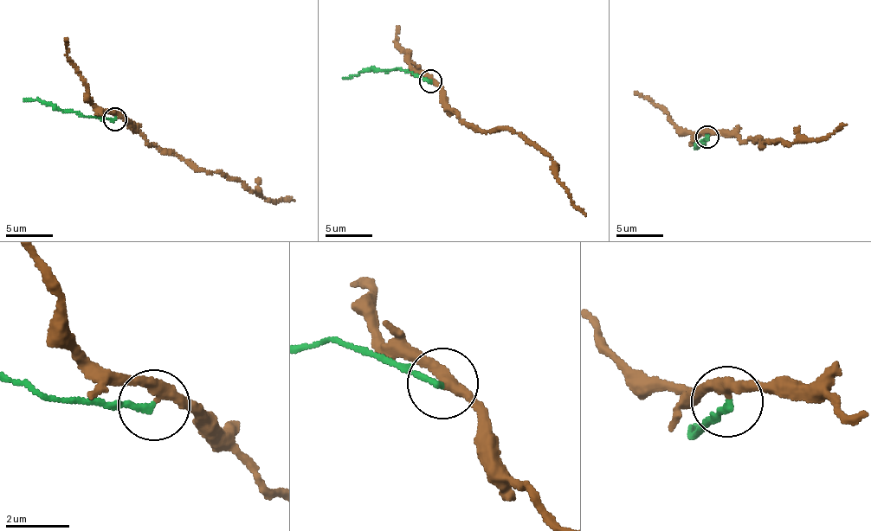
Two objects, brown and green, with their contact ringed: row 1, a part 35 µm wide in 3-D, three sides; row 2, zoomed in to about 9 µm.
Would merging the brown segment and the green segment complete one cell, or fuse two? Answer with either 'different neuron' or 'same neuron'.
different neuron

